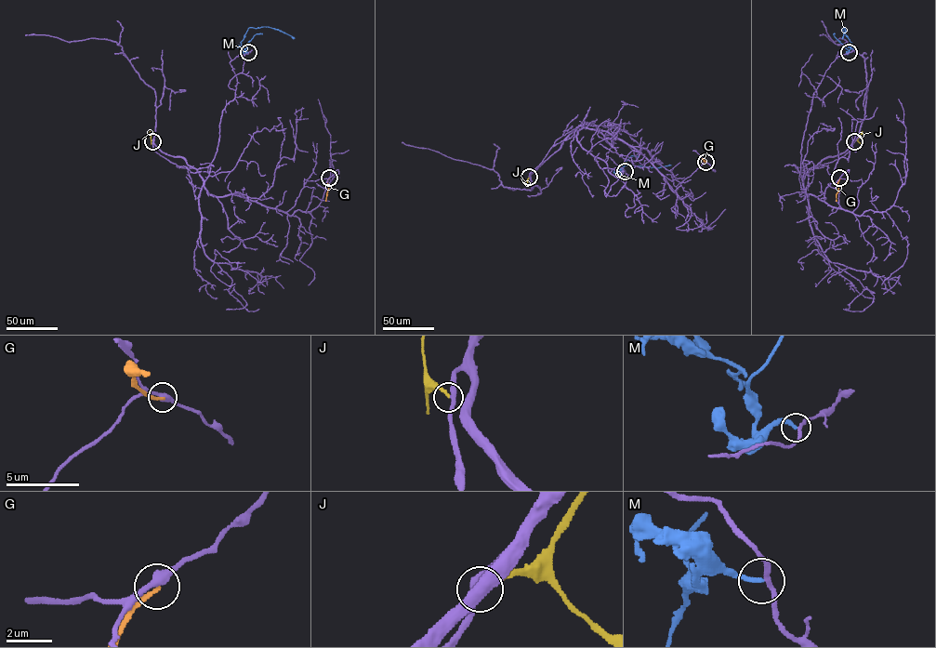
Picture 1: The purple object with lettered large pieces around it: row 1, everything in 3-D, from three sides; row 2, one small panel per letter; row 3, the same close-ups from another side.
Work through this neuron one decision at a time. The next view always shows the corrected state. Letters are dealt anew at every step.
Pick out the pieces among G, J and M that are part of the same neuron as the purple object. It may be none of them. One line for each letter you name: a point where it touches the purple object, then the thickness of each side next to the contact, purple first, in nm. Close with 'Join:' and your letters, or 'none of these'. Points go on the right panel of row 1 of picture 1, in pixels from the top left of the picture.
J: (854, 141) | 300/160 nm
Join: J

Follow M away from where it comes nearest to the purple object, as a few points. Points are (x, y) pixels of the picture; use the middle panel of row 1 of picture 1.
M: (625, 171), (617, 174), (625, 165), (656, 167), (671, 165)

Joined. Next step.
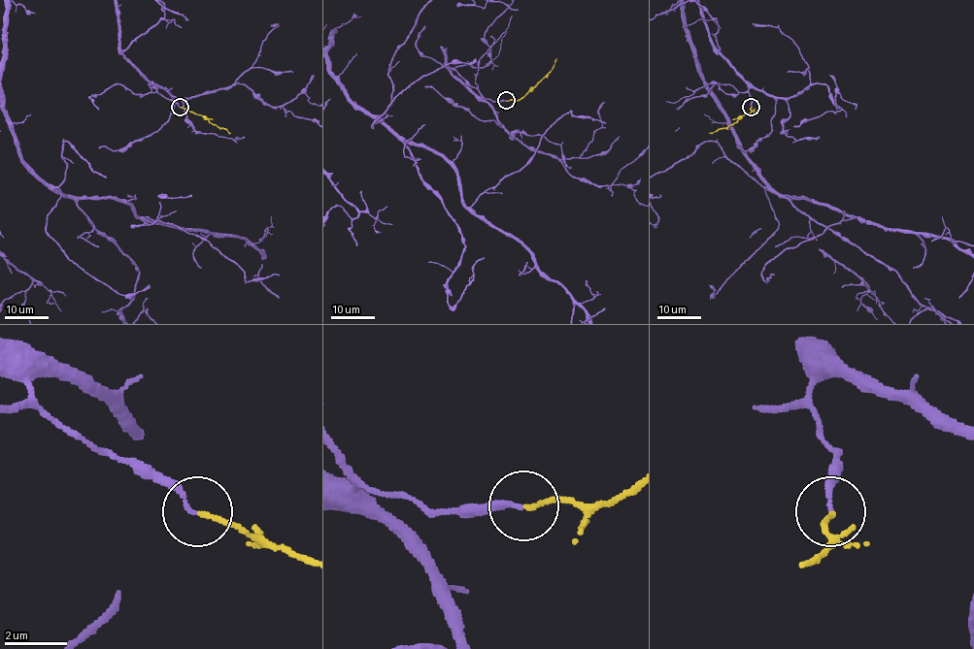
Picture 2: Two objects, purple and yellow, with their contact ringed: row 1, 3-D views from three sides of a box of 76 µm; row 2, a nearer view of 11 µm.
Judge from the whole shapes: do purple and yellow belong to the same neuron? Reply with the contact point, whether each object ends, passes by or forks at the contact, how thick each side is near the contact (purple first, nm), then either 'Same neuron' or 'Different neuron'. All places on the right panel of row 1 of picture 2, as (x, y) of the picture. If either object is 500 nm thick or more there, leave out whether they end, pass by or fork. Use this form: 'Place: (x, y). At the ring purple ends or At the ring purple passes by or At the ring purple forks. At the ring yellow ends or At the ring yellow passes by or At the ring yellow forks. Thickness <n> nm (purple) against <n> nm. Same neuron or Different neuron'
Place: (751, 107). At the ring purple ends. At the ring yellow ends. Thickness 130 nm (purple) against 130 nm. Same neuron

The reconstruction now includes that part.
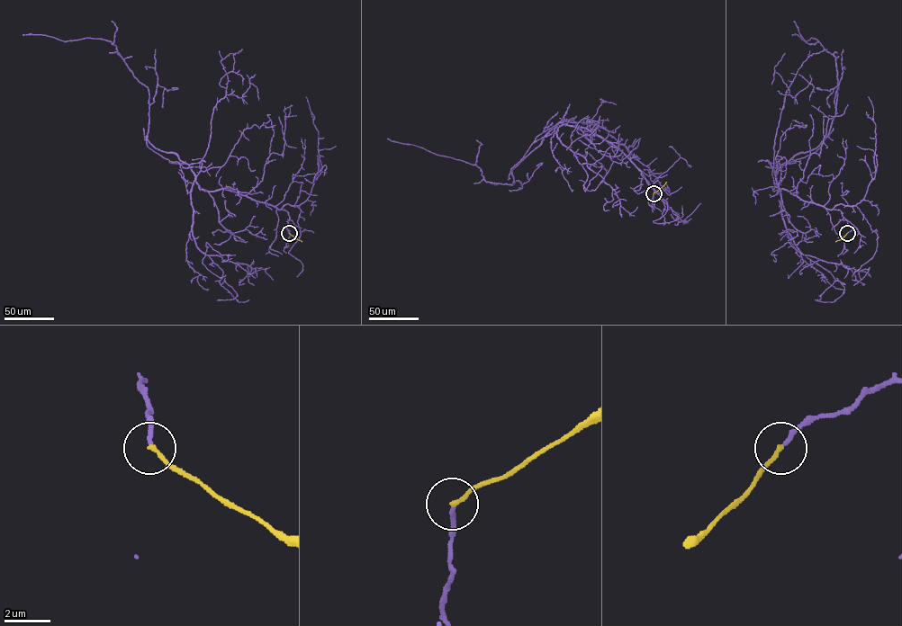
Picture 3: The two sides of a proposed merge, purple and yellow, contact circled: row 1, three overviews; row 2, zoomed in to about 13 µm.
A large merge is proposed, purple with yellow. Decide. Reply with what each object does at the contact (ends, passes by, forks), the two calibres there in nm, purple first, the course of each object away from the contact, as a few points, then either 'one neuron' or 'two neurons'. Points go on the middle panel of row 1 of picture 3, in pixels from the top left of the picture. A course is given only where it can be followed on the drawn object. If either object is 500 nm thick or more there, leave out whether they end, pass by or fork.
purple ends | yellow ends | 190/180 nm | purple via (653, 193), (653, 205), (653, 190), (616, 147), (562, 122), (512, 170), (512, 184), (387, 139) | yellow via (653, 193), (666, 182) | one neuron

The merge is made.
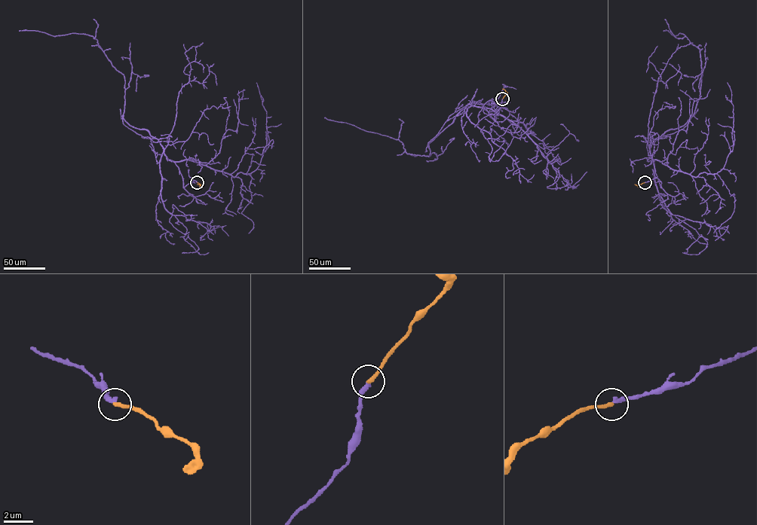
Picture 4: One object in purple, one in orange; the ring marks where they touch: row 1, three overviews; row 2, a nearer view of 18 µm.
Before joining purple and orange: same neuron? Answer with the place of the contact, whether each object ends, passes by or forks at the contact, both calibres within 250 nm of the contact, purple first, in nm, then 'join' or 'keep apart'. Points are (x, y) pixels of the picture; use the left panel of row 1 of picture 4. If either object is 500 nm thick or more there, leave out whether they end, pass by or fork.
(197, 182) | purple ends | orange ends | 280/240 nm | join

